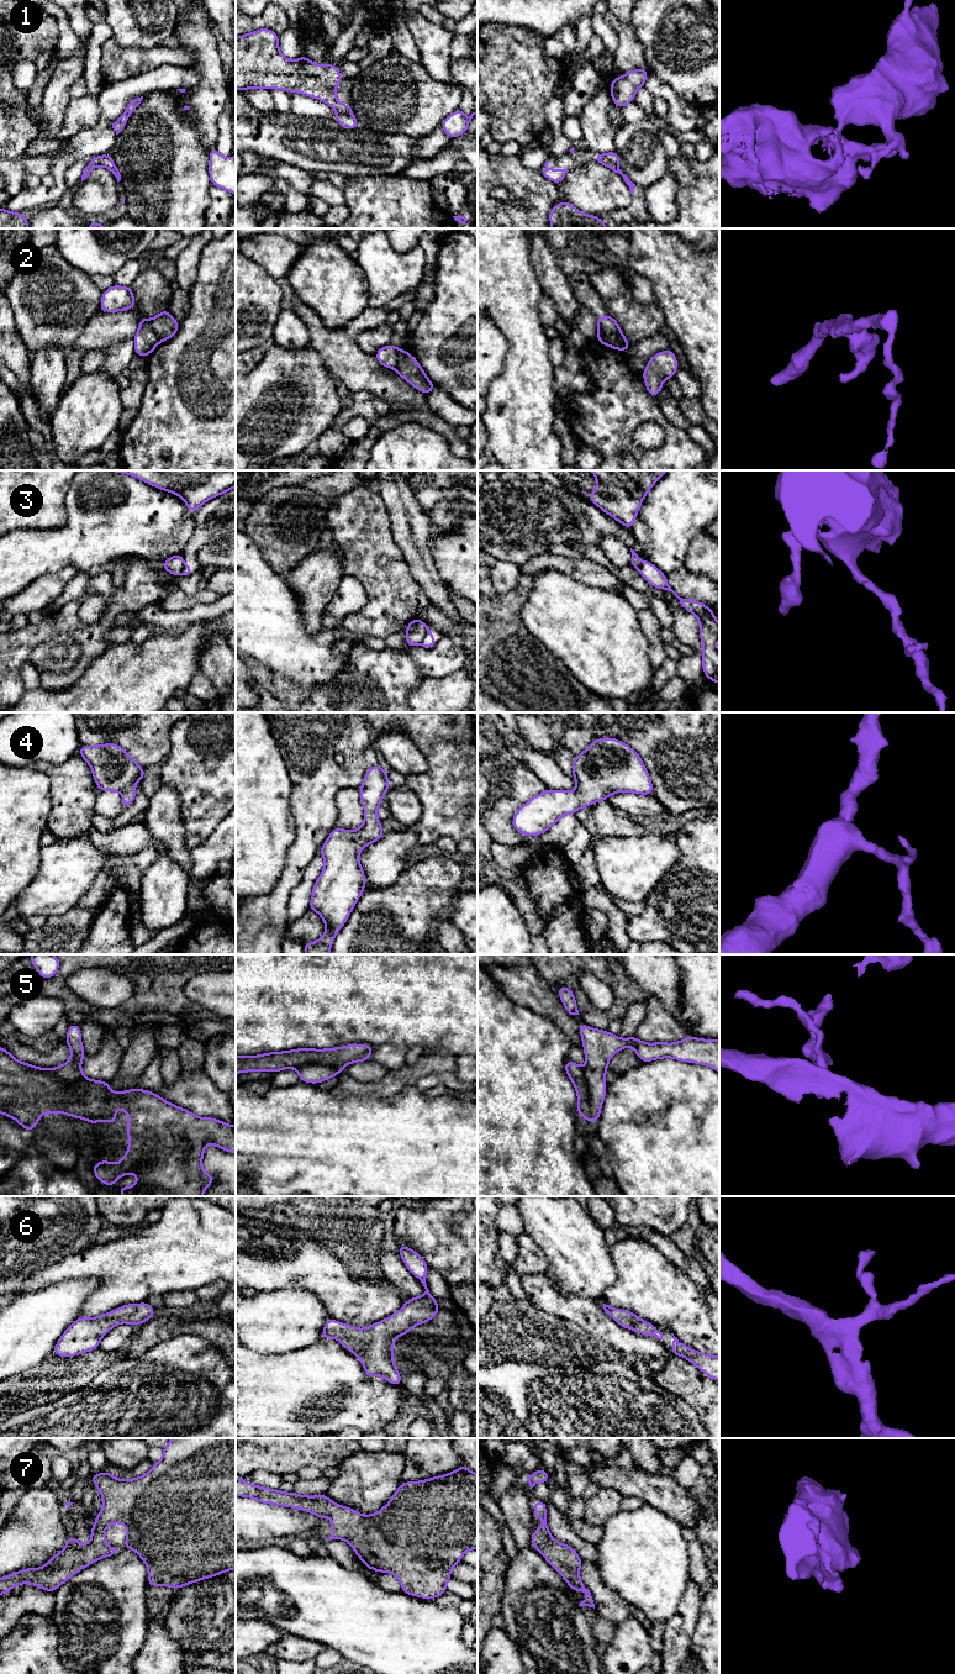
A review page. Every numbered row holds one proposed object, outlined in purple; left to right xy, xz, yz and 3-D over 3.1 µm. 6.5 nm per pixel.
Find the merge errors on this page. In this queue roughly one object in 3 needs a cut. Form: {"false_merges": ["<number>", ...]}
{"false_merges": ["1", "2", "3", "5"]}

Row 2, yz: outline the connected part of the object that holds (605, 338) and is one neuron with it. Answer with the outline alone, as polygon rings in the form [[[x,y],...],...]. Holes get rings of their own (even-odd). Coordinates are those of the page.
[[[597,331],[596,341],[616,351],[622,351],[618,341],[612,335]]]

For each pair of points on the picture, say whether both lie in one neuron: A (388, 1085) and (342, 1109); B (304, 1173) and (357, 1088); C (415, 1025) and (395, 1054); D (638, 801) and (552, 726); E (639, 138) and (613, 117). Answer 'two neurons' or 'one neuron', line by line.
A: two neurons
B: two neurons
C: two neurons
D: two neurons
E: two neurons

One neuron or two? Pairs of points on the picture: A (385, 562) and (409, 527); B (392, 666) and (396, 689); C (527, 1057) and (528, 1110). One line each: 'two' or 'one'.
A: two
B: one
C: one

